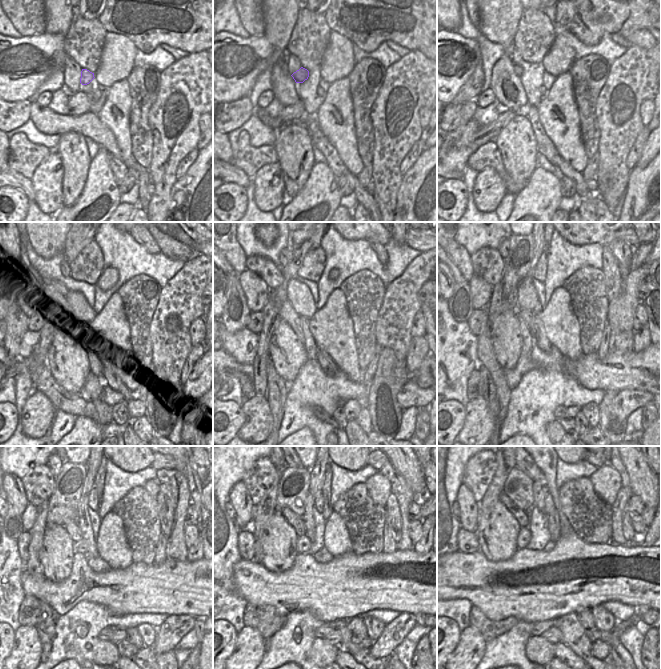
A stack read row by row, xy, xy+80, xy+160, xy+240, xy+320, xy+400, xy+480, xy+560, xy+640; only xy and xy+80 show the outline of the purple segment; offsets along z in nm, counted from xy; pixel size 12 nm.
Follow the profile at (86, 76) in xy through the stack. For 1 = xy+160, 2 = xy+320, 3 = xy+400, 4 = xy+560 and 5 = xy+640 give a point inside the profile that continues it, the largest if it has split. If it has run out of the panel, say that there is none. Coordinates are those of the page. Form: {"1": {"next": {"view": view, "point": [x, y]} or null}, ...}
{"1": {"next": {"view": "xy+160", "point": [517, 69]}}, "2": {"next": {"view": "xy+320", "point": [266, 269]}}, "3": {"next": {"view": "xy+400", "point": [487, 263]}}, "4": {"next": {"view": "xy+560", "point": [258, 479]}}, "5": {"next": {"view": "xy+640", "point": [478, 474]}}}

